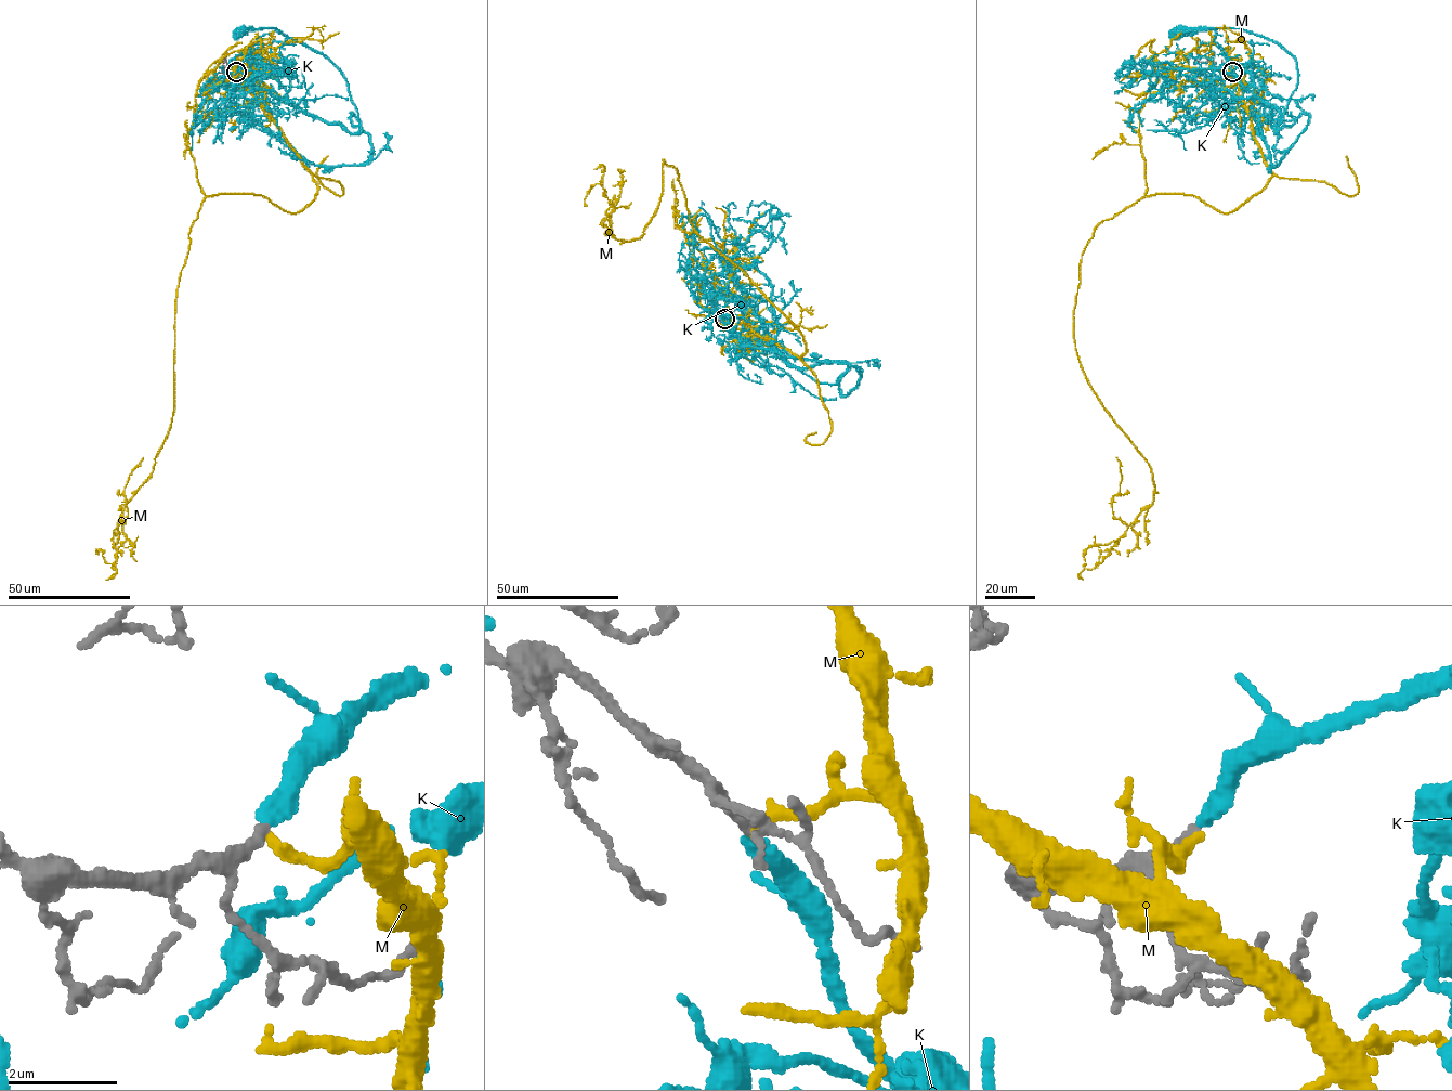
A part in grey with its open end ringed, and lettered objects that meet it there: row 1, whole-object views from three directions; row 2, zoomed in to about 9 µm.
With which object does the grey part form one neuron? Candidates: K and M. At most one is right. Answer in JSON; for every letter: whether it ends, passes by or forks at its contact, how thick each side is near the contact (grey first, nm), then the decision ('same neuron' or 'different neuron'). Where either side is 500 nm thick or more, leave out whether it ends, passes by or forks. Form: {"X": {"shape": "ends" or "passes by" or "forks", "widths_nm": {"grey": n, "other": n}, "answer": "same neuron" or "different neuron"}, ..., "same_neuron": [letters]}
{"K": {"shape": "ends", "widths_nm": {"grey": 220, "other": 320}, "answer": "same neuron"}, "M": {"shape": "ends", "widths_nm": {"grey": 240, "other": 220}, "answer": "different neuron"}, "same_neuron": ["K"]}

